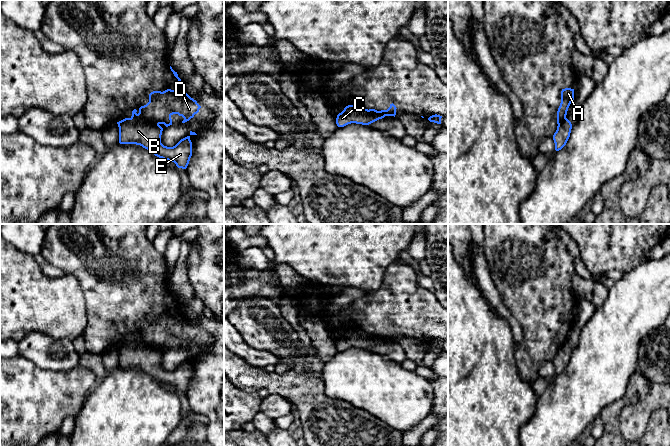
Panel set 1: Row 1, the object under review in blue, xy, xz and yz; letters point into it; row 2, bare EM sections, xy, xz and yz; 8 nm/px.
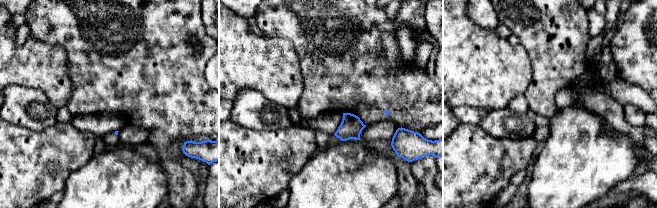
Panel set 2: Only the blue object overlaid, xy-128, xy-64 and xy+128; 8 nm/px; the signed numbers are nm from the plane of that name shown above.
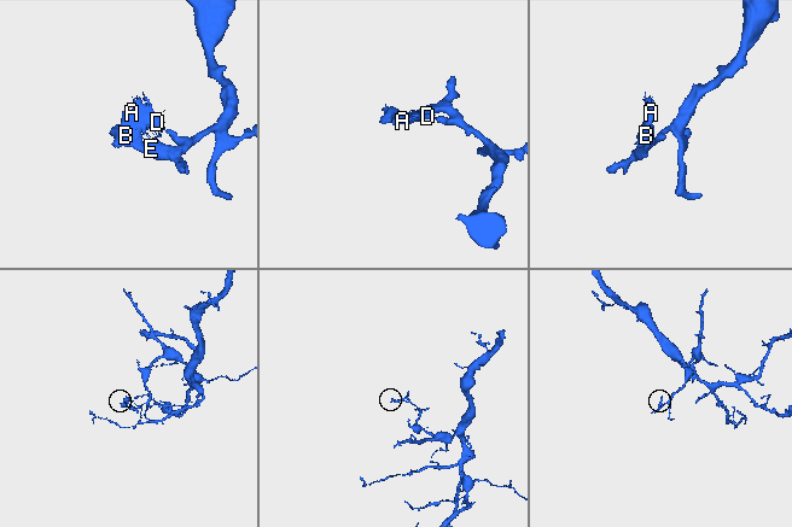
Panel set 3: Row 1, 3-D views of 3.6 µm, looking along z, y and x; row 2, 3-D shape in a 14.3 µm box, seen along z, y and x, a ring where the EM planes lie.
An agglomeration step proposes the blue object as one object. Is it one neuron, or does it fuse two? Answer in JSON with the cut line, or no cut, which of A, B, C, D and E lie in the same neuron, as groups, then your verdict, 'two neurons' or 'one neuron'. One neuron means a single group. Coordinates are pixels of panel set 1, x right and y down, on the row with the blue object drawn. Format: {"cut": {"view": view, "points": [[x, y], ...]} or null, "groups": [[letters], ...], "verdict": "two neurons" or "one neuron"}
{"cut": {"view": "xy", "points": [[131, 117], [158, 124]]}, "groups": [["A", "D"], ["B", "C", "E"]], "verdict": "two neurons"}

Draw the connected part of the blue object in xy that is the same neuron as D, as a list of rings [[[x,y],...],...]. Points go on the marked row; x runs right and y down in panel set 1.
[[[171,66],[170,69],[178,79],[177,89],[151,92],[149,94],[149,102],[139,108],[139,113],[136,113],[136,109],[132,111],[132,119],[164,124],[168,127],[172,125],[171,116],[173,114],[182,116],[184,118],[182,123],[185,123],[199,112],[201,106],[185,92],[181,86],[181,79],[178,77],[177,72]]]

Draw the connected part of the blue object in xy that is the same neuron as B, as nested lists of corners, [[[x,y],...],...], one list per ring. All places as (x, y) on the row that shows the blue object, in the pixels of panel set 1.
[[[125,118],[117,124],[120,144],[140,145],[155,156],[174,162],[178,168],[187,168],[192,156],[190,136],[181,139],[173,147],[167,147],[161,143],[163,128],[159,124],[132,118]]]

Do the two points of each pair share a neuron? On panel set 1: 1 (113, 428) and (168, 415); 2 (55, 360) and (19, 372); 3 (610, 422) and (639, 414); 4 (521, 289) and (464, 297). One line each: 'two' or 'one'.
1: one
2: two
3: two
4: two

